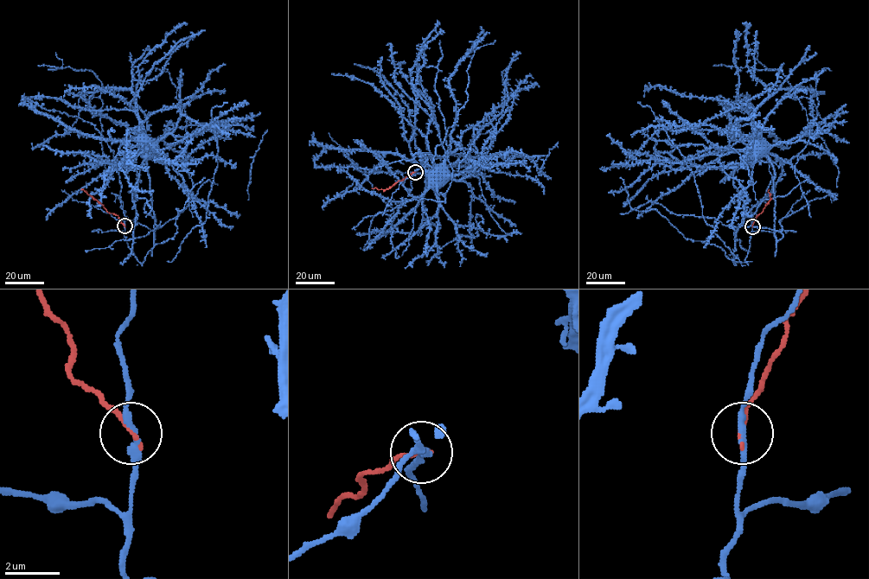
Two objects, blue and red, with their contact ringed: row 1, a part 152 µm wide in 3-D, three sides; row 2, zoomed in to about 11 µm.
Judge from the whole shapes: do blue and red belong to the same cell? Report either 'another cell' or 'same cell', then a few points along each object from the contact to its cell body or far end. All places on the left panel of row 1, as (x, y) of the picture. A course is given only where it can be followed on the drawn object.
another cell | blue via (124, 226), (121, 207), (122, 186), (115, 162), (129, 159), (138, 150), (138, 136), (143, 137) | red via (124, 226), (117, 215), (109, 213), (81, 189)

